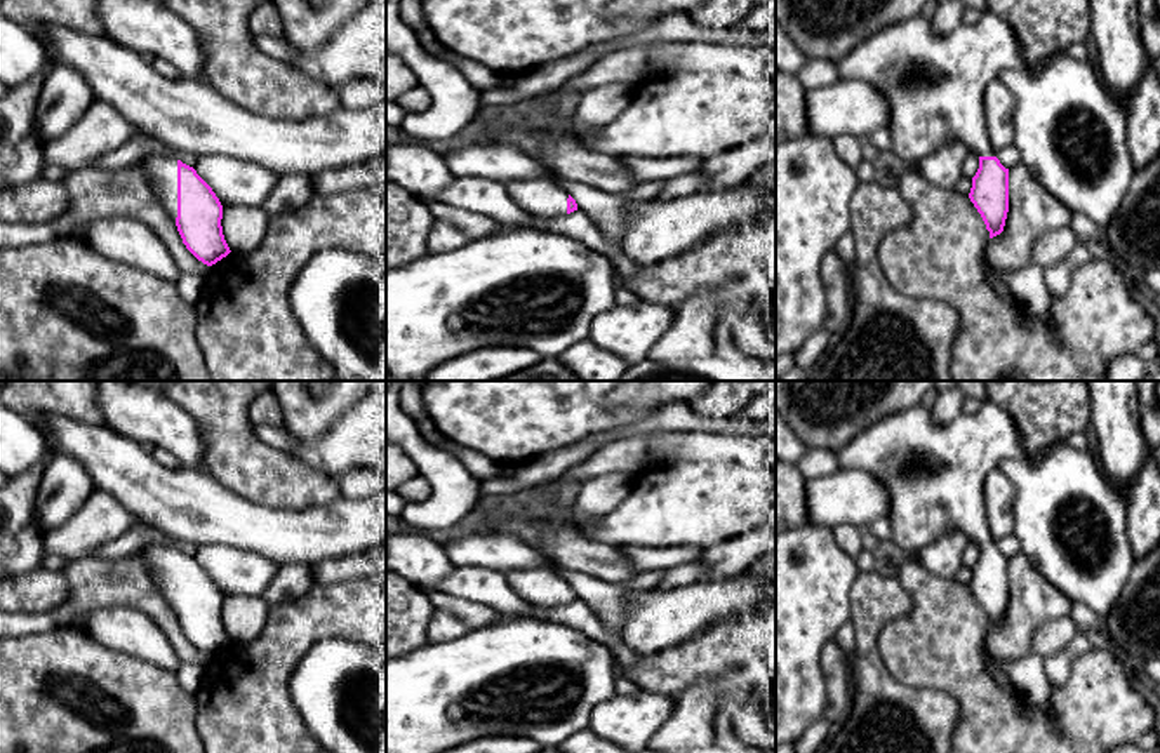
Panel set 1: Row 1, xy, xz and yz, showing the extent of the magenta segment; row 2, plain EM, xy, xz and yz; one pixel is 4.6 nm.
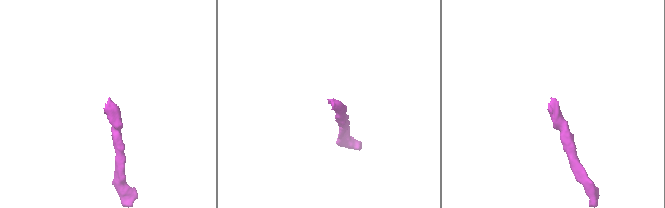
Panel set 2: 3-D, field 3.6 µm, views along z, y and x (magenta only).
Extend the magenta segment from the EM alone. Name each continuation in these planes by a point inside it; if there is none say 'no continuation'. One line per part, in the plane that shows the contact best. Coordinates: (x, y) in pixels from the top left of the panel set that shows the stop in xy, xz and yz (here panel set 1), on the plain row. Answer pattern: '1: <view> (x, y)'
1: xy (162, 560)

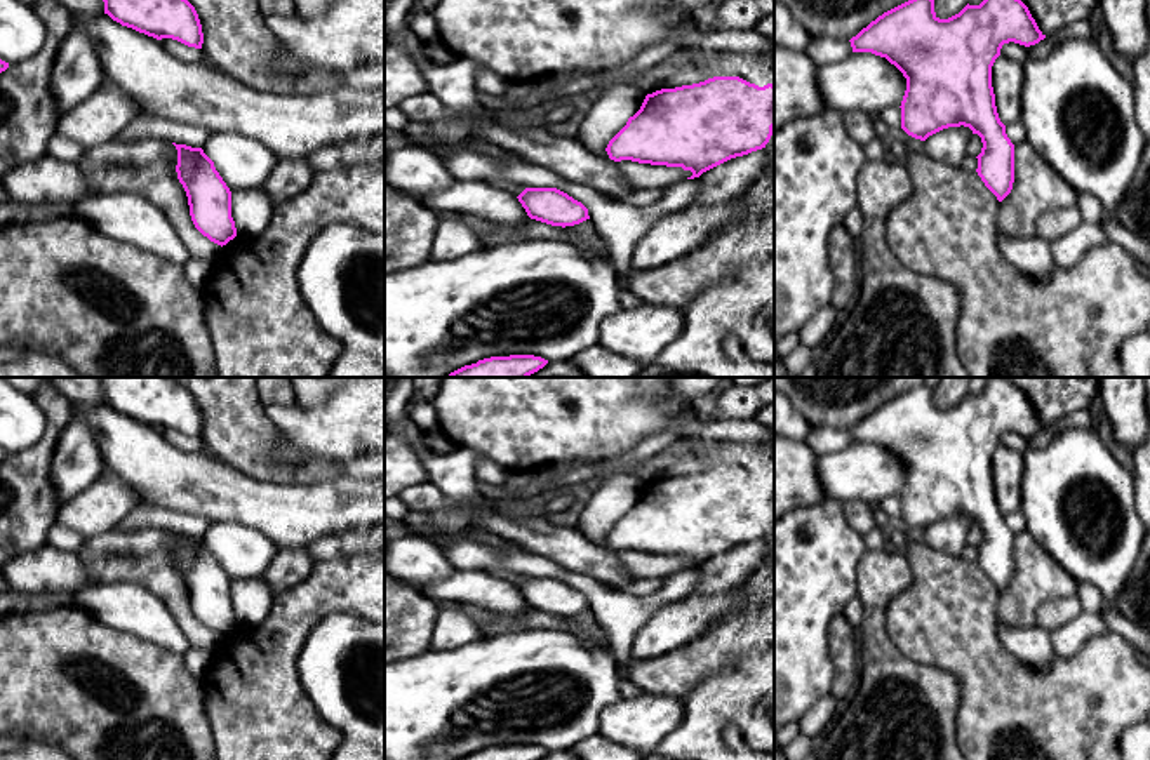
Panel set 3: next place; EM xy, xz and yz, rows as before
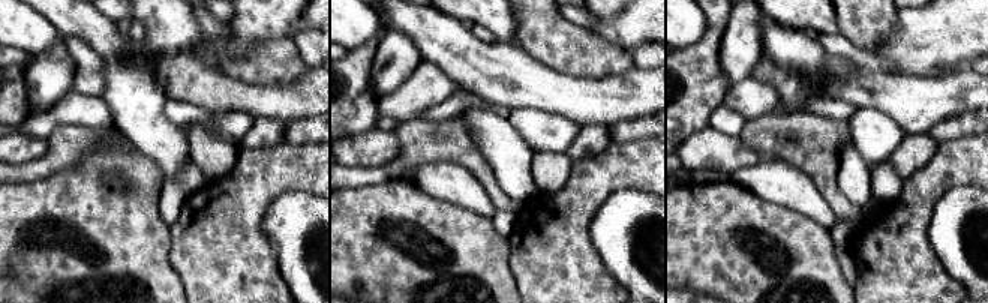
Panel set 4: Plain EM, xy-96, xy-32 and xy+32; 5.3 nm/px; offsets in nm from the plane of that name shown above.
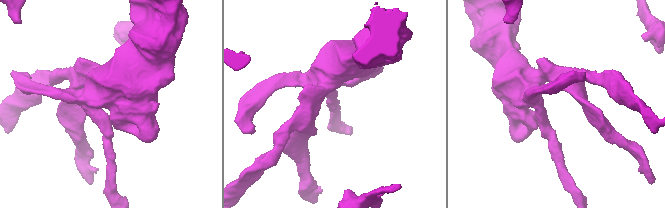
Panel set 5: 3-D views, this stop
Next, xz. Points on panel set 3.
no continuation

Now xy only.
no continuation

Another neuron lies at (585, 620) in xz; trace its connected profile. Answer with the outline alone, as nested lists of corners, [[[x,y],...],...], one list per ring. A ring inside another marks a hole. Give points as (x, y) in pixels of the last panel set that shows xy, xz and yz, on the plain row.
[[[586,609],[574,616],[565,616],[564,619],[586,630],[597,642],[609,647],[609,638],[607,638],[604,628],[597,623],[597,617],[592,609]]]

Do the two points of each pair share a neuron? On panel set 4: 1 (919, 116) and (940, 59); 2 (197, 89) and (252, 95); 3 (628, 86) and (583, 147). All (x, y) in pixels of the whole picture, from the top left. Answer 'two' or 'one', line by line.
1: two
2: one
3: two

